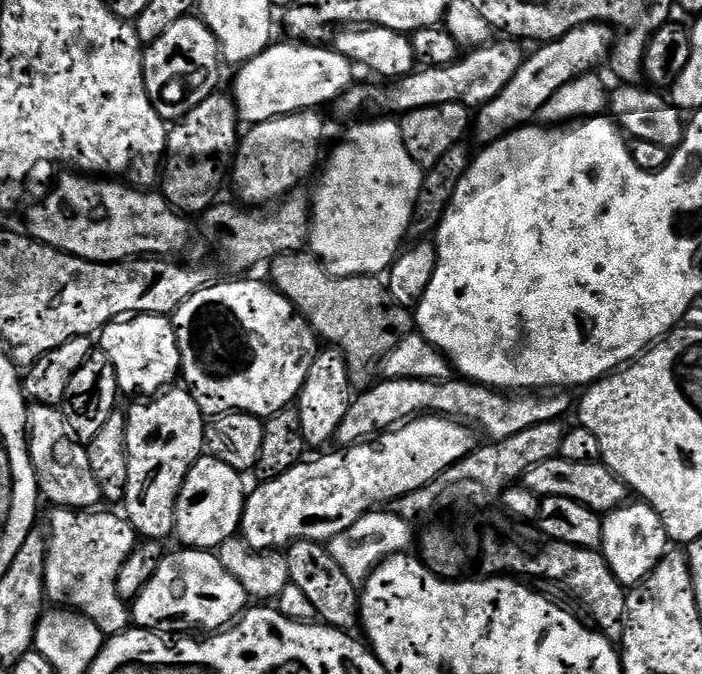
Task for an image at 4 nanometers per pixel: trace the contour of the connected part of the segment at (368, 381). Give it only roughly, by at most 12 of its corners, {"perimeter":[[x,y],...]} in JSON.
{"perimeter":[[304,250],[272,287],[371,388],[413,313],[374,276],[332,276]]}

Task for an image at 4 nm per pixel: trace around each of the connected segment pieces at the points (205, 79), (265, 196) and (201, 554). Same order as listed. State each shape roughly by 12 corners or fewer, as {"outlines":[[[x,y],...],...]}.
{"outlines":[[[184,16],[144,48],[144,85],[166,122],[217,91],[218,38]],[[316,110],[251,125],[230,165],[248,206],[289,195],[321,163]],[[212,550],[169,551],[137,628],[215,634],[250,597]]]}

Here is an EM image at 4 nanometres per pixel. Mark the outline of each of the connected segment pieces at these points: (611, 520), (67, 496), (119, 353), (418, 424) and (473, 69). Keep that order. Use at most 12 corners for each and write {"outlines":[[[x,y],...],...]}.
{"outlines":[[[655,507],[603,517],[604,561],[631,590],[670,551]],[[28,410],[28,453],[41,497],[58,508],[101,503],[87,447],[63,411]],[[167,316],[107,324],[99,351],[121,393],[151,398],[181,375]],[[425,414],[247,493],[260,552],[333,540],[478,444]],[[515,39],[450,66],[421,67],[395,86],[353,83],[342,119],[426,106],[478,110],[506,90],[526,52]]]}

